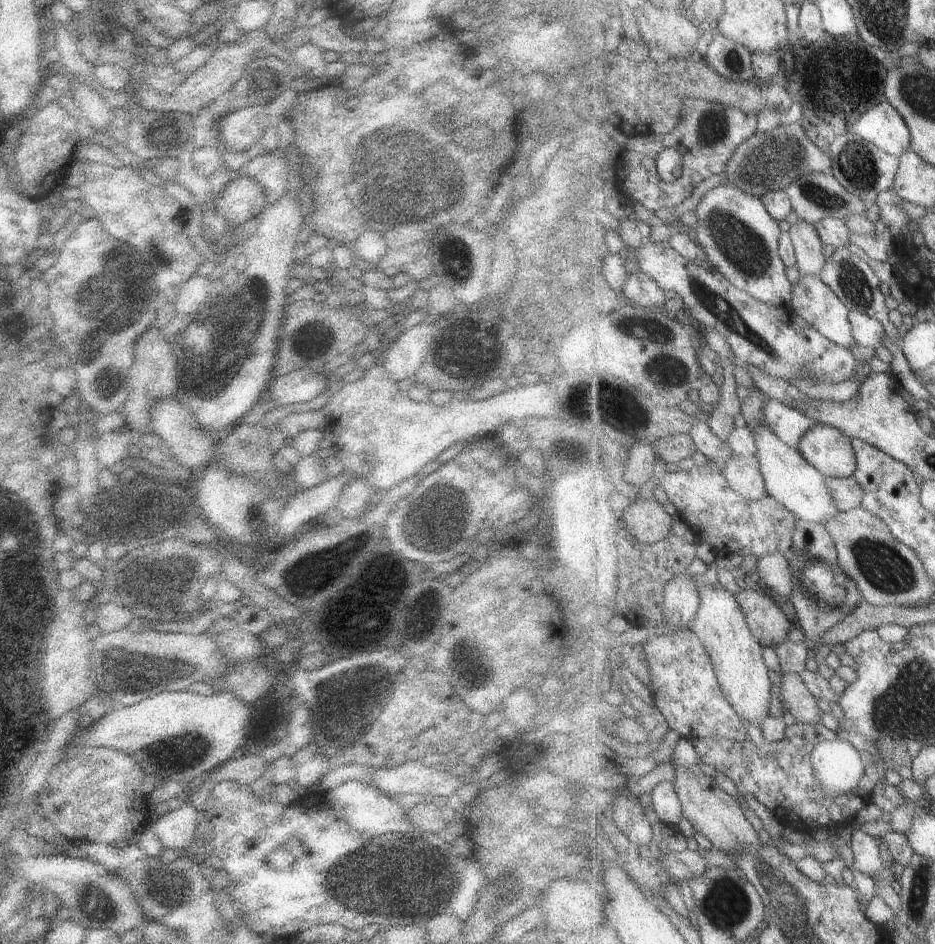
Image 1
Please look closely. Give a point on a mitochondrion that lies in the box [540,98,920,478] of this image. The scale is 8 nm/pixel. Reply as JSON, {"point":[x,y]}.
{"point":[777,158]}

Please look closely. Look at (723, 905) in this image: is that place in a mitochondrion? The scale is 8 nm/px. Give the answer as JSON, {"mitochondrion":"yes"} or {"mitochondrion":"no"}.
{"mitochondrion":"yes"}

